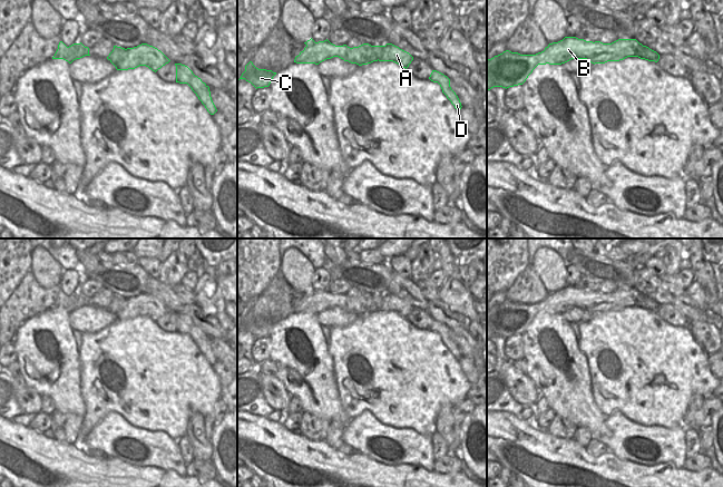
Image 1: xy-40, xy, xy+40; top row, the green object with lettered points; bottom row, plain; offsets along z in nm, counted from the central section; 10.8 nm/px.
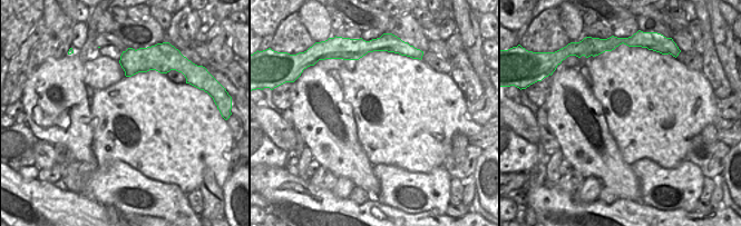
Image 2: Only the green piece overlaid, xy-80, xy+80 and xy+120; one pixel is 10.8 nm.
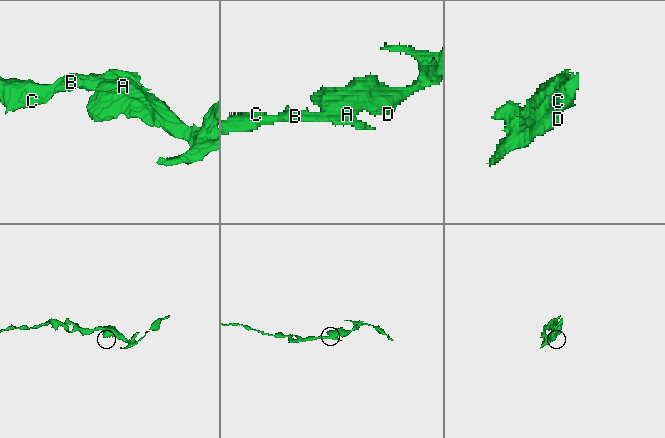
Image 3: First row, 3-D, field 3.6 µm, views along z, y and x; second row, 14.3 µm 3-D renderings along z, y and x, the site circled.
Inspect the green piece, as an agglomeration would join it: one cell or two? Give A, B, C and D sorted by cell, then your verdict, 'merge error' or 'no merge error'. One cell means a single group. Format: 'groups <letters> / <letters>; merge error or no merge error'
groups A D / B C; merge error

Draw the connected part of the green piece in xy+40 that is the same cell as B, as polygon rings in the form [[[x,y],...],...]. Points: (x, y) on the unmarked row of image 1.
[[[565,286],[558,292],[549,293],[544,301],[536,304],[506,300],[487,309],[487,340],[522,334],[538,314],[561,314],[571,309],[587,309],[595,314],[637,306],[635,296],[644,295],[636,289],[618,289],[612,293],[603,293]]]

